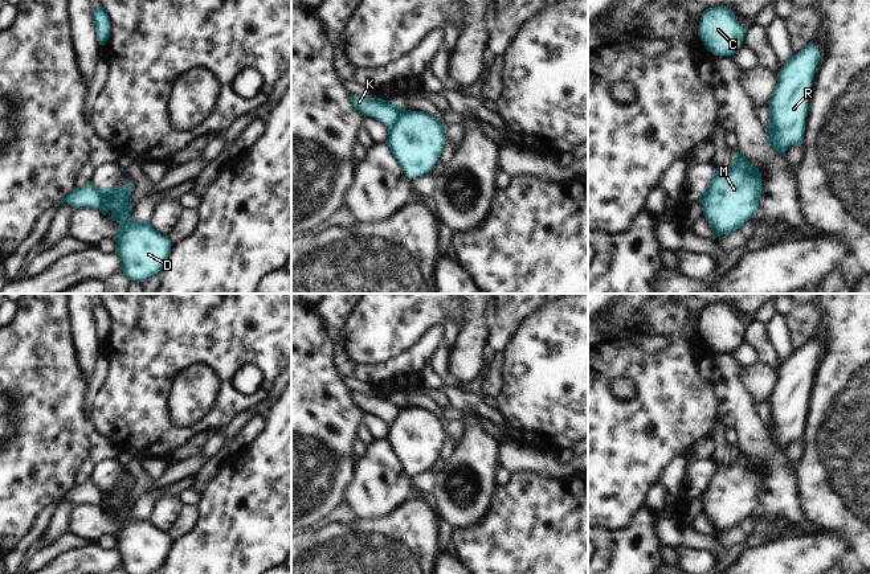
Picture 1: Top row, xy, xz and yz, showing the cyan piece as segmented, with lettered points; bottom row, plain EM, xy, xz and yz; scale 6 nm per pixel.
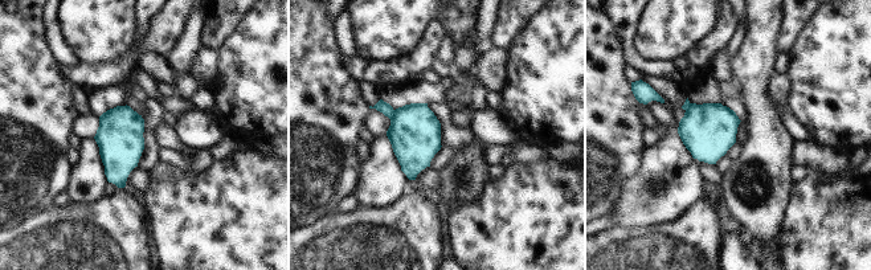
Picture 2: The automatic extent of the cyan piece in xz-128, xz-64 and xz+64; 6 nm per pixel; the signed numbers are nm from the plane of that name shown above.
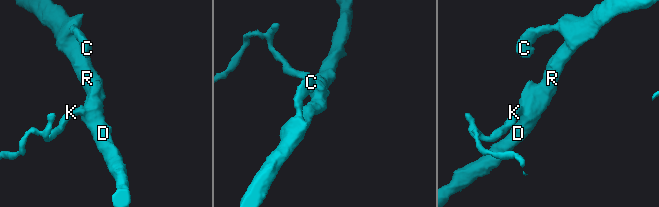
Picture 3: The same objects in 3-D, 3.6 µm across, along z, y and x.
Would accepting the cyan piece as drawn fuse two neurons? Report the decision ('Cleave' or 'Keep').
Cleave

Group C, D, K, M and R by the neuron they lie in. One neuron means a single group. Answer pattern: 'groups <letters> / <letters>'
groups C D M R / K

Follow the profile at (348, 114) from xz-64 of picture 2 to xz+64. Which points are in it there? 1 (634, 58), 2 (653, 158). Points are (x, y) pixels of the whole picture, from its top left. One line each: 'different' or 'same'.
1: different
2: different

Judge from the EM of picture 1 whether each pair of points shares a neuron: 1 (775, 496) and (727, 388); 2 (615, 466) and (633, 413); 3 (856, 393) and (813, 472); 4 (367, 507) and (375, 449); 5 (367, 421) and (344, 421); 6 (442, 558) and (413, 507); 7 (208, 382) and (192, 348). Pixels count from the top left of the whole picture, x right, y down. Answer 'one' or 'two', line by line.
1: one
2: one
3: one
4: one
5: two
6: two
7: two

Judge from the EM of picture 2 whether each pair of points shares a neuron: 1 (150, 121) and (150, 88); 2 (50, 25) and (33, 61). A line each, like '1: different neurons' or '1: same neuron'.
1: different neurons
2: different neurons

